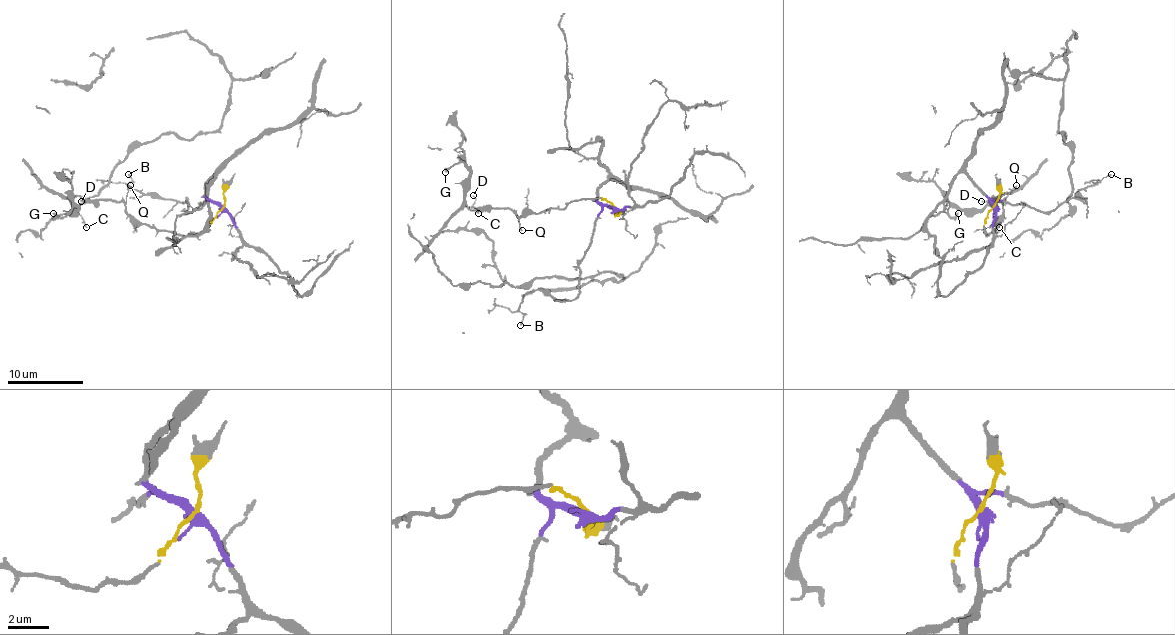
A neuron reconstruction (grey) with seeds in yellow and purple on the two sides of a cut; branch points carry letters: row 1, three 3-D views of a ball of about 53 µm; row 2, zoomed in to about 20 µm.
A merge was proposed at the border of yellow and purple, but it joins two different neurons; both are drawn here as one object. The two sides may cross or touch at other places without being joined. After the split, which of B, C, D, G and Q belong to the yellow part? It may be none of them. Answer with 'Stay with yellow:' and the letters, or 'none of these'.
Stay with yellow: C, D, G, Q

